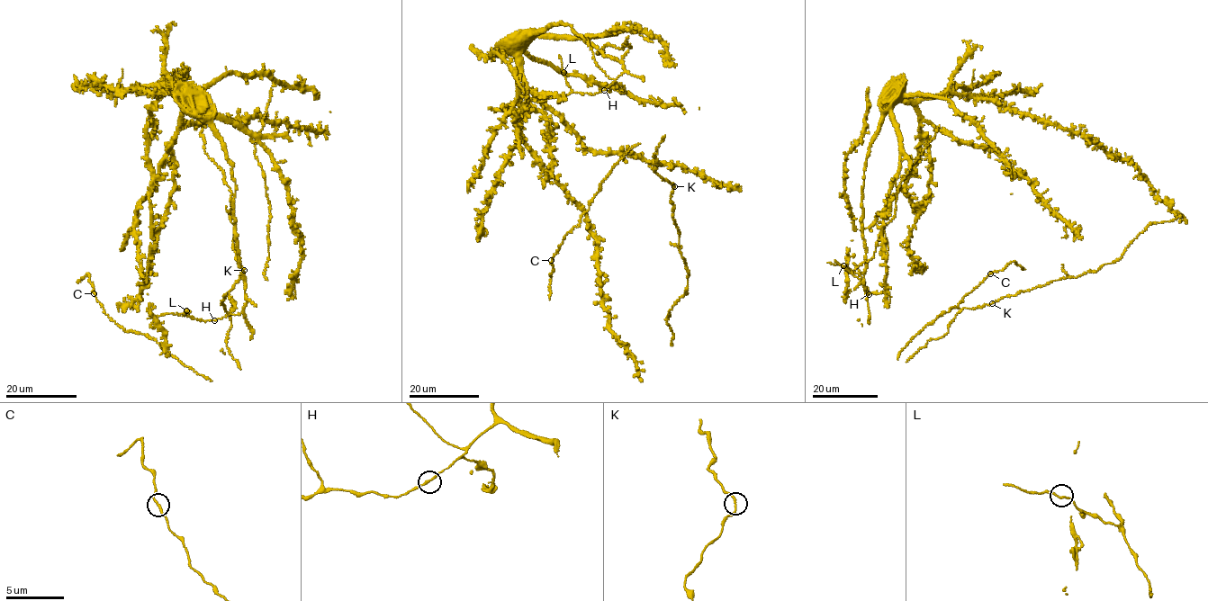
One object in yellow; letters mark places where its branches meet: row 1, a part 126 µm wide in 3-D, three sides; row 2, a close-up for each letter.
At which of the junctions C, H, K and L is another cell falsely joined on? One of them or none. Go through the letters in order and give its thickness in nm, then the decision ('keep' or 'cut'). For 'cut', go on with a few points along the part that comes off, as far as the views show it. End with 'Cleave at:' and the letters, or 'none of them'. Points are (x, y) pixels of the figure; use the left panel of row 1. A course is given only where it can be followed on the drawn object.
C: calibre 190 nm; keep
H: calibre 180 nm; keep
K: calibre 170 nm; keep
L: calibre 180 nm; keep
Cleave at: none of them

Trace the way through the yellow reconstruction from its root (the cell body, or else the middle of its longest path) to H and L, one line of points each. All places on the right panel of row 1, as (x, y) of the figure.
H: (1153, 186), (1131, 161), (1080, 134), (992, 101), (948, 93), (895, 102), (869, 147), (862, 188), (869, 294)
L: (1153, 186), (1080, 134), (992, 101), (895, 102), (862, 188), (869, 294), (843, 265)

